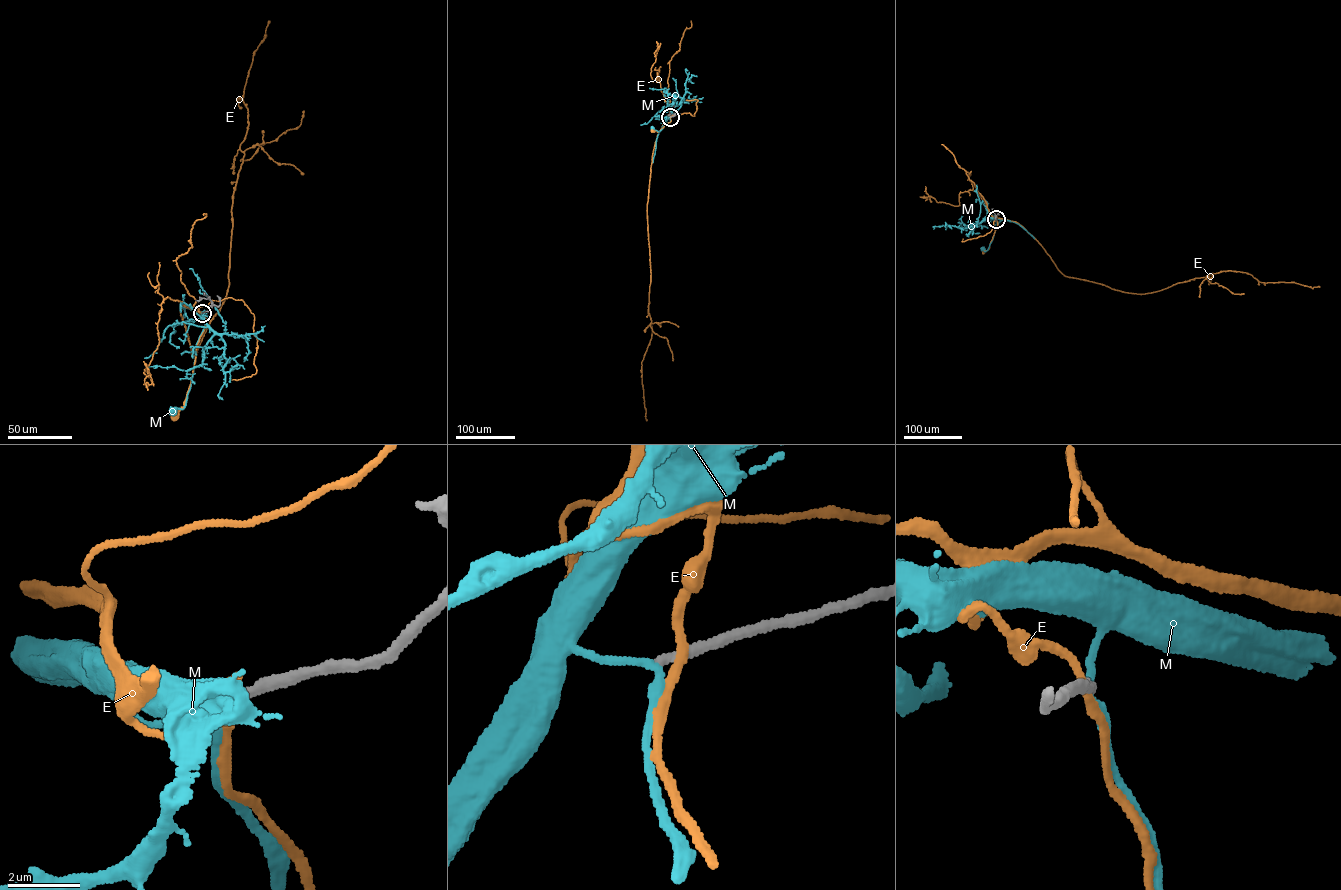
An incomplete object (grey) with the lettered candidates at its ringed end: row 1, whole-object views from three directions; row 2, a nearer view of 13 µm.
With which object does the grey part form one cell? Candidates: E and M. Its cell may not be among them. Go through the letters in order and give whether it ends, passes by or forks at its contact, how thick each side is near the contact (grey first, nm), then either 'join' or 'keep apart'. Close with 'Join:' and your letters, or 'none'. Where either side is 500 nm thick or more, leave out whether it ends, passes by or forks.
E: it passes by | 360/240 nm | keep apart
M: it passes by | 240/220 nm | keep apart
Join: none

